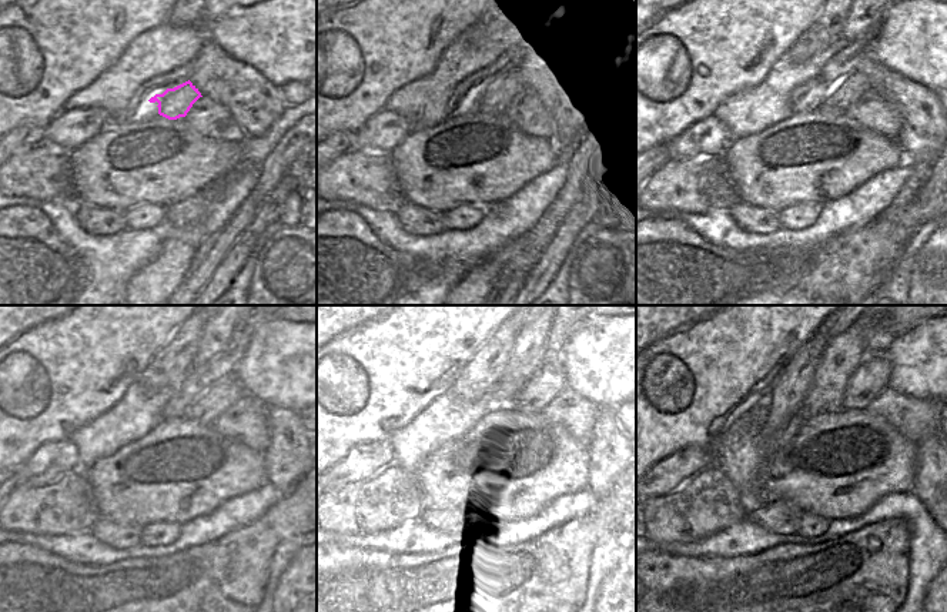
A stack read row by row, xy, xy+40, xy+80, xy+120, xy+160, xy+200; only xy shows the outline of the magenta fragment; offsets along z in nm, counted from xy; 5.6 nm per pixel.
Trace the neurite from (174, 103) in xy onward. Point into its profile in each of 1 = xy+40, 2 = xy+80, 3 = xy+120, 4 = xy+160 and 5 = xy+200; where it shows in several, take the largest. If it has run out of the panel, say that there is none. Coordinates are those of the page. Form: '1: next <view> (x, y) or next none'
1: next xy+40 (508, 89)
2: next xy+80 (843, 93)
3: next xy+120 (223, 393)
4: next xy+160 (548, 383)
5: next xy+200 (872, 377)

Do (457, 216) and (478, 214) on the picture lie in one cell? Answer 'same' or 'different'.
same

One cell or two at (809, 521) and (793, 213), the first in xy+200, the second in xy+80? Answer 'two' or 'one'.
one

